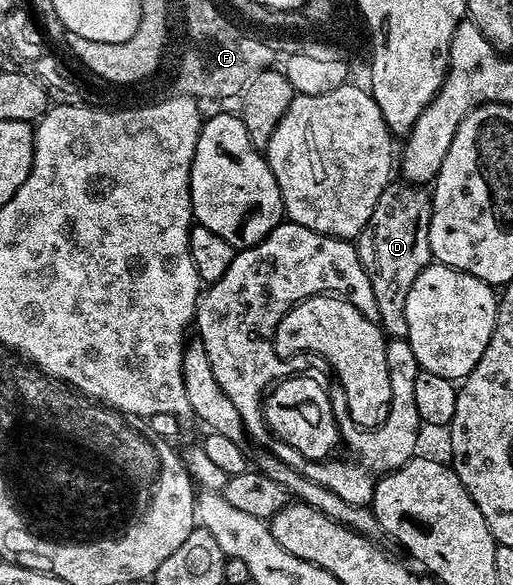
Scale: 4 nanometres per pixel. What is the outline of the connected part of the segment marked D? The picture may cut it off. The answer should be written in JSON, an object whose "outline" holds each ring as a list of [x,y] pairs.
{"outline":[[[392,182],[380,194],[380,202],[376,202],[372,218],[357,237],[358,257],[369,276],[369,284],[374,291],[373,307],[387,337],[405,339],[407,318],[404,306],[408,290],[412,290],[412,282],[416,282],[418,275],[432,262],[428,242],[431,207],[432,196],[425,187],[409,182]]]}

